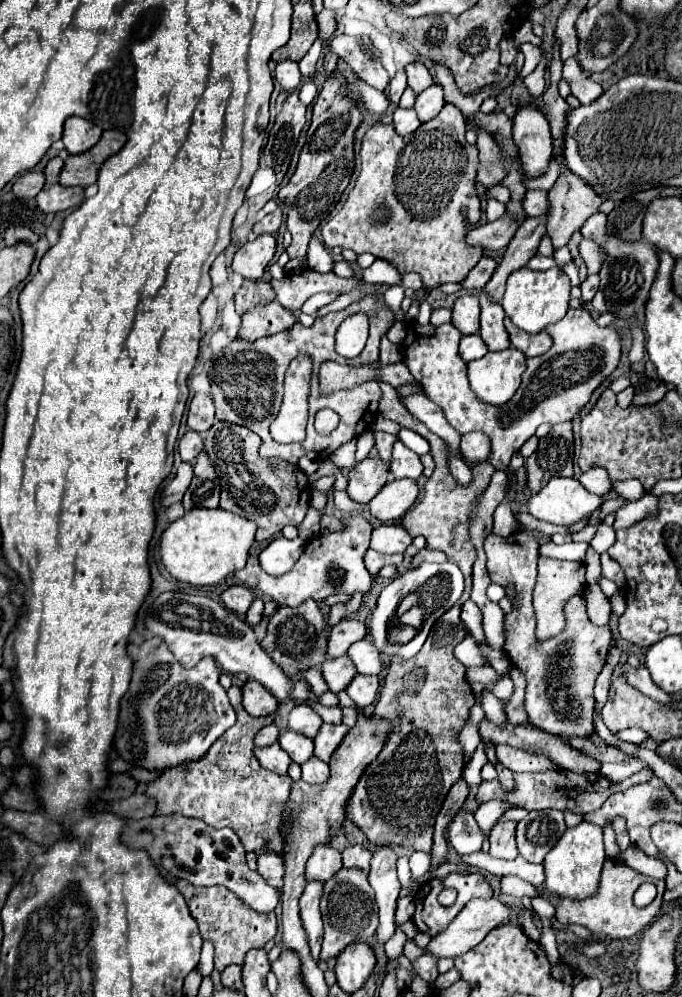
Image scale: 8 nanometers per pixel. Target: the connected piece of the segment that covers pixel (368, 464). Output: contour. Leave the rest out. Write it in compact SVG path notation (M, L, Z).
M373 455L363 459L349 471L349 485L347 485L349 497L361 505L367 505L387 483L387 473L389 465L383 463L379 457Z

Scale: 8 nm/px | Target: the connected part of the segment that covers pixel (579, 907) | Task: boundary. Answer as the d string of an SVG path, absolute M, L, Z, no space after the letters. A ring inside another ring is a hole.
M607 859L603 865L603 875L601 875L601 887L599 891L589 897L587 901L569 901L569 899L559 899L557 903L557 921L563 925L583 925L591 931L597 933L605 933L611 939L623 939L623 937L633 937L637 933L641 933L643 929L647 929L661 913L661 899L663 899L663 891L665 891L665 881L657 881L657 879L649 879L641 873L637 873L631 867L619 865L619 861ZM643 883L653 883L657 887L657 897L651 905L647 905L645 909L637 909L633 905L633 893L639 885Z

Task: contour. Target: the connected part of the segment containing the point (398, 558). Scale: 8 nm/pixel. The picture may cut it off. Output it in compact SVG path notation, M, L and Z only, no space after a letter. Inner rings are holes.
M373 549L367 551L365 555L365 567L371 575L375 575L383 565L399 565L403 561L403 555L397 553L397 555L383 555L383 553L377 553Z

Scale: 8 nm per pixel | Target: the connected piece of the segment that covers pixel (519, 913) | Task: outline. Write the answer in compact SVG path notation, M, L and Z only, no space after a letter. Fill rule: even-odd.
M491 897L491 899L471 899L471 901L463 907L463 911L451 921L451 925L449 925L443 933L439 933L437 937L431 939L431 943L427 945L427 955L423 955L423 957L419 957L417 961L413 961L415 971L417 971L425 981L435 981L435 979L437 979L435 957L457 957L457 955L467 953L469 949L473 949L475 945L479 945L491 929L495 929L497 925L505 923L505 921L511 919L513 915L517 917L517 921L519 921L519 925L523 927L525 935L533 941L538 942L541 932L535 926L535 919L533 919L533 911L531 911L531 909L505 905L505 903L501 903L497 897Z

